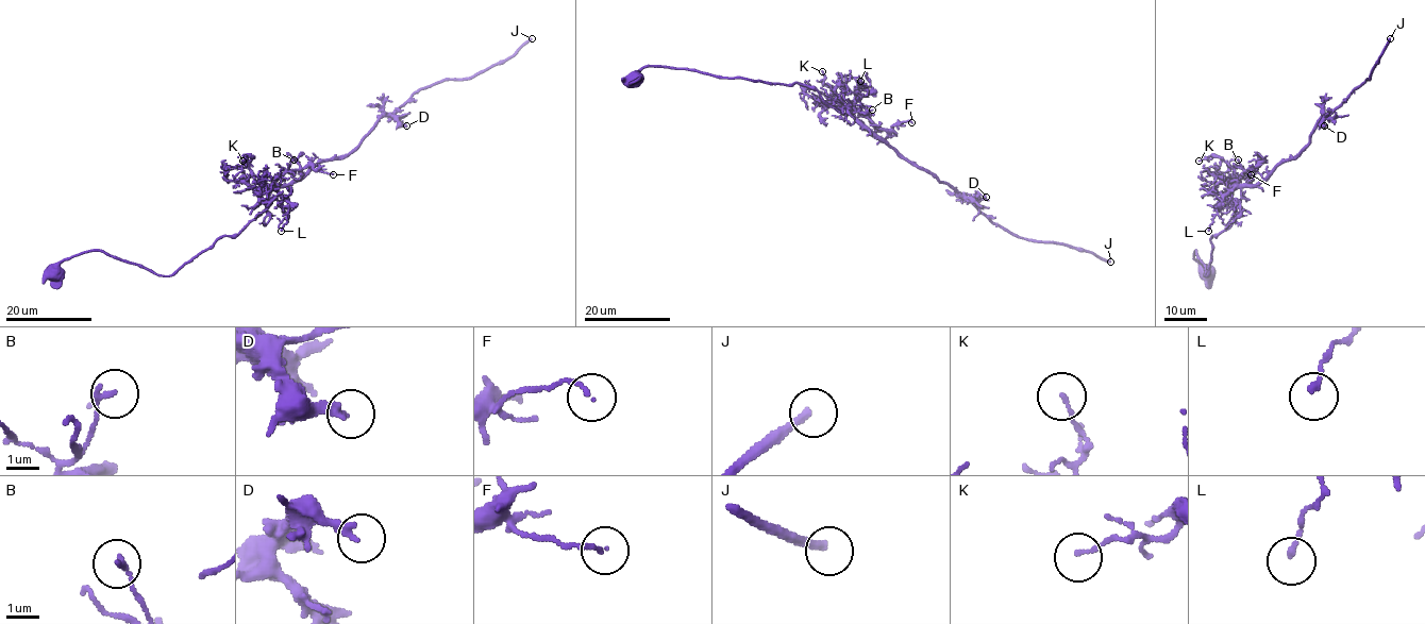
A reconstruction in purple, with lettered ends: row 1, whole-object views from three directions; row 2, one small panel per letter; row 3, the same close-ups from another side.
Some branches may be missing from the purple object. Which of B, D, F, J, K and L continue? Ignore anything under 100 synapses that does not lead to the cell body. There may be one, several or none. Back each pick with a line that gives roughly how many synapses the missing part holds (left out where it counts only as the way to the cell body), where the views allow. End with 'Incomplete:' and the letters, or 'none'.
J: 110 syn
Incomplete: J

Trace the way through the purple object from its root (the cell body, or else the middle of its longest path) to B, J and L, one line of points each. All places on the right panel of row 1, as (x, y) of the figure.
B: (1207, 275), (1193, 253), (1206, 275), (1210, 238), (1242, 211), (1239, 179), (1244, 170), (1238, 159)
J: (1207, 275), (1193, 253), (1206, 275), (1210, 238), (1242, 211), (1241, 188), (1293, 157), (1370, 79), (1390, 38)
L: (1207, 275), (1193, 253), (1206, 275), (1210, 238), (1242, 211), (1240, 188), (1223, 198), (1208, 231)

